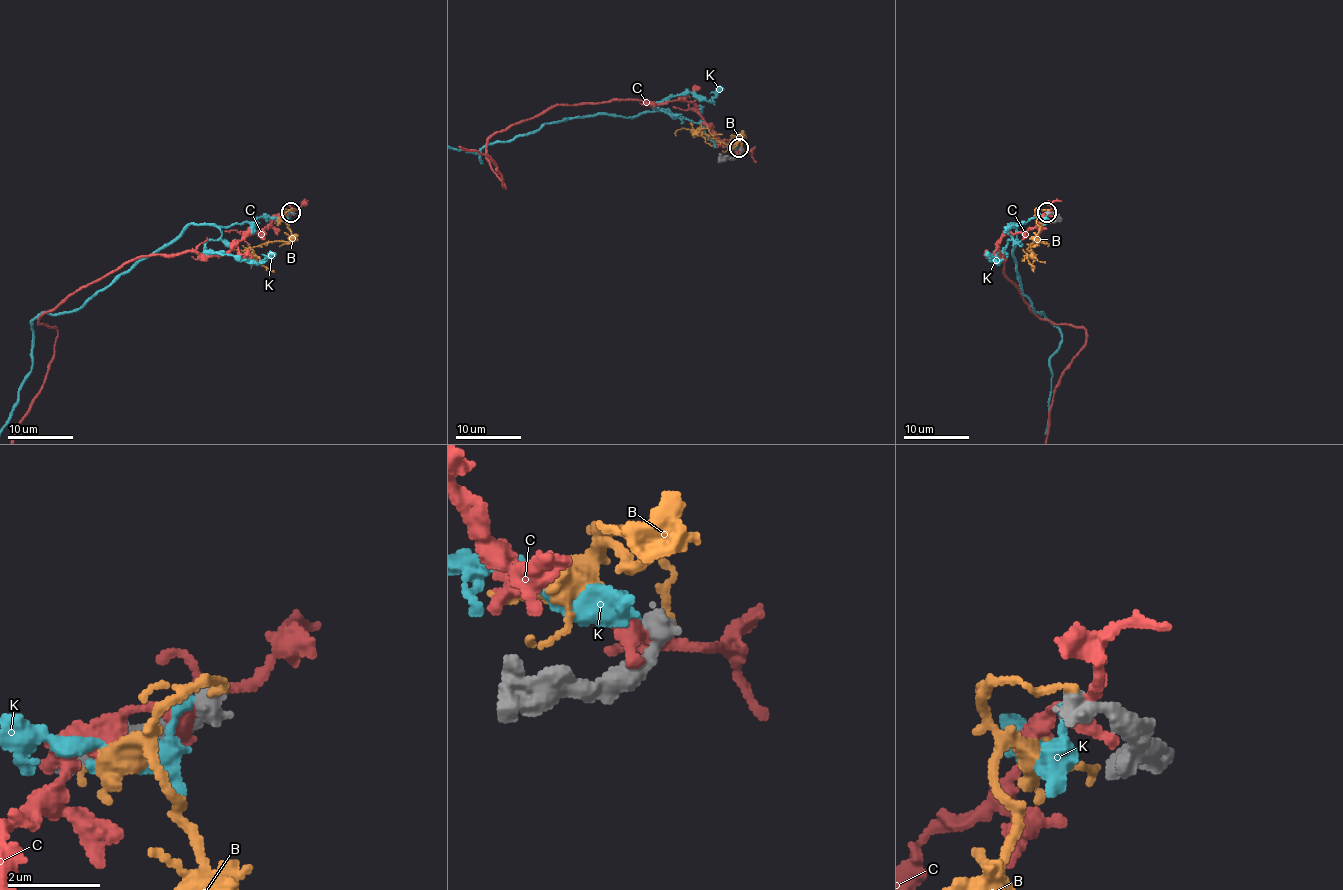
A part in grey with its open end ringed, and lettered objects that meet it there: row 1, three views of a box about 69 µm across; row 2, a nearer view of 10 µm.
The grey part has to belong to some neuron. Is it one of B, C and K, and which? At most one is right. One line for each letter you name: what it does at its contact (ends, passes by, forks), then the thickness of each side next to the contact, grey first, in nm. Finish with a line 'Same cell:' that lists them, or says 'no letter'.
Same cell: no letter

